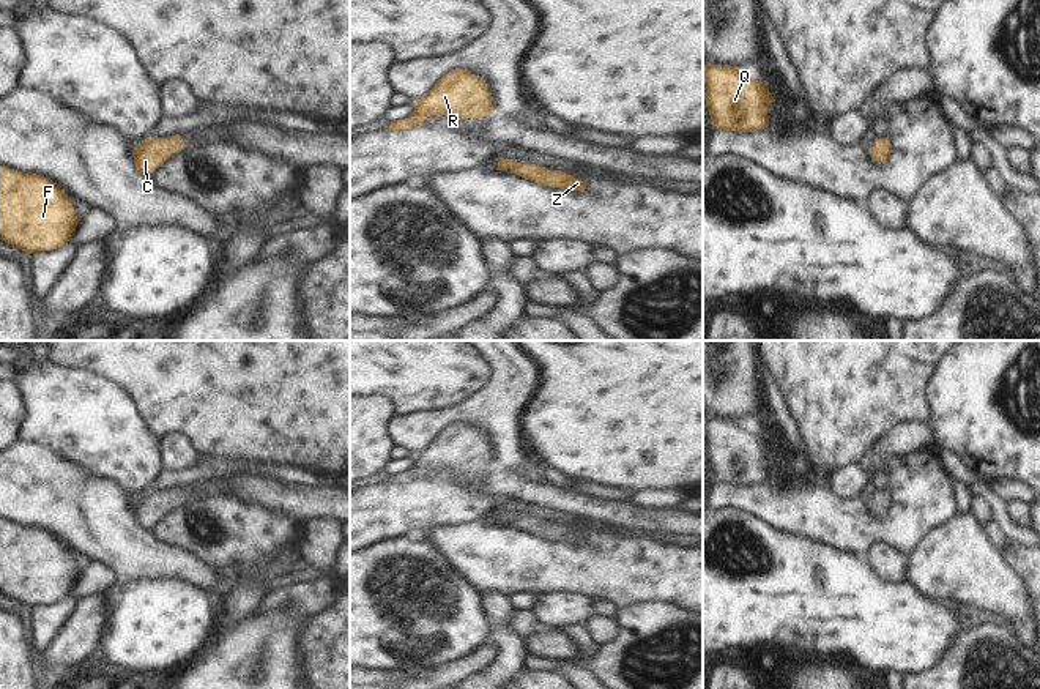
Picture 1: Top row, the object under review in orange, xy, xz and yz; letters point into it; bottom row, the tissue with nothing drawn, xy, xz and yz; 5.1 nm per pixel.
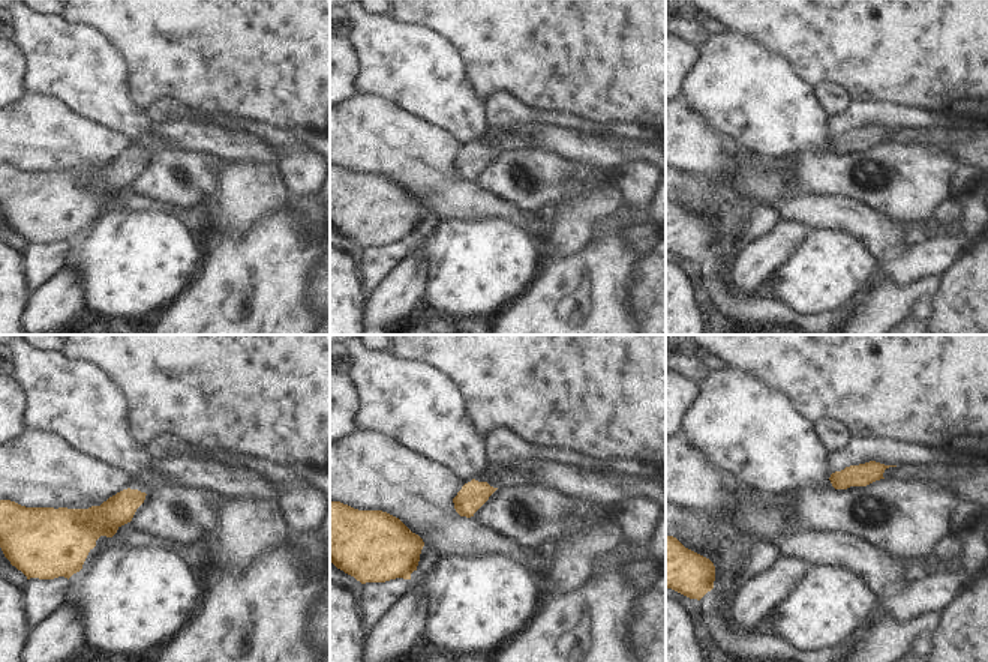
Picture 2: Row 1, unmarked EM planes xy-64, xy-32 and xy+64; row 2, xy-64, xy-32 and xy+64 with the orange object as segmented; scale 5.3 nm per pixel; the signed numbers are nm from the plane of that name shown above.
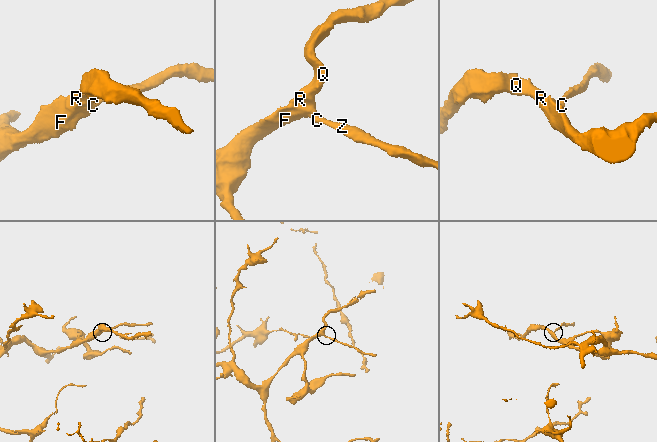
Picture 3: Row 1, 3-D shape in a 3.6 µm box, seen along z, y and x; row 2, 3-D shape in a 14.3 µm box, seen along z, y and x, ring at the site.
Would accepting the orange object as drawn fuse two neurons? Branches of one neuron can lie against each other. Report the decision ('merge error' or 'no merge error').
no merge error

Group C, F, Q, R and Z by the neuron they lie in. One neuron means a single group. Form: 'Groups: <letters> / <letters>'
Groups: C F Q R Z

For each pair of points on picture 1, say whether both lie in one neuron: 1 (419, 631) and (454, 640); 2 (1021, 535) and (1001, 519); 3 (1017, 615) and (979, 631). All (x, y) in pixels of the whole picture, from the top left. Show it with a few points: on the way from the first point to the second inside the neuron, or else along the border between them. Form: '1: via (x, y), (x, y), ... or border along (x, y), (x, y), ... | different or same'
1: via (427, 631), (446, 633) | same
2: via (1017, 533), (1006, 522) | same
3: border along (973, 615), (999, 620), (1023, 645) | different

